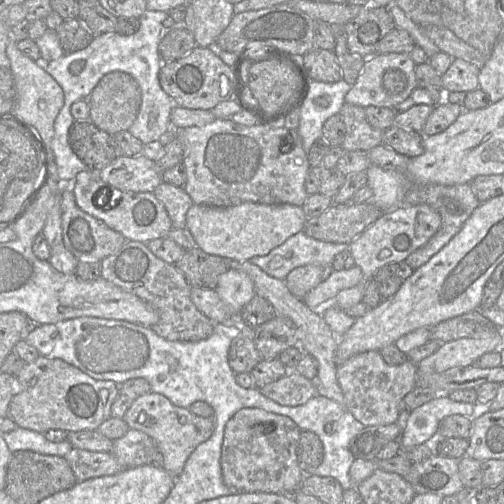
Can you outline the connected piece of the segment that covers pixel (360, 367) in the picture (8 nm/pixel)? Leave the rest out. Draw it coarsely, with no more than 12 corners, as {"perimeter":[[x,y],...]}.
{"perimeter":[[379,351],[337,366],[345,408],[367,426],[396,423],[417,365]]}

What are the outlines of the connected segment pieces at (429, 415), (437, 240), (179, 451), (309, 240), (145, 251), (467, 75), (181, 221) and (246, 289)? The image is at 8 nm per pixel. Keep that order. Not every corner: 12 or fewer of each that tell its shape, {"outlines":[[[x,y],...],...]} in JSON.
{"outlines":[[[447,394],[411,411],[400,435],[411,449],[437,435],[450,415],[473,418],[478,404]],[[408,181],[402,205],[427,204],[438,231],[405,263],[425,264],[479,206],[470,183]],[[148,392],[123,418],[146,433],[178,477],[214,419]],[[299,231],[249,261],[285,280],[299,266],[332,265],[348,246]],[[127,241],[101,260],[101,278],[158,315],[150,327],[180,342],[210,337],[174,264]],[[453,59],[443,93],[479,88],[480,64]],[[162,182],[153,193],[172,228],[186,228],[193,201],[184,188]],[[235,268],[214,290],[239,312],[256,294],[251,278]]]}

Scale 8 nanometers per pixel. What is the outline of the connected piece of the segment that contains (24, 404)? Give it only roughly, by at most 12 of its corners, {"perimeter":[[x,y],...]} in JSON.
{"perimeter":[[40,355],[7,416],[40,433],[93,431],[119,385]]}

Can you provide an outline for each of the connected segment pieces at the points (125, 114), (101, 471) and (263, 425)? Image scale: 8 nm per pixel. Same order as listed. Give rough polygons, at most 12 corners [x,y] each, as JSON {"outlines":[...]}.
{"outlines":[[[127,72],[104,75],[87,99],[89,120],[128,131],[141,88]],[[73,448],[64,456],[78,481],[123,470],[111,452]],[[243,408],[226,423],[222,478],[236,493],[292,495],[301,430]]]}

